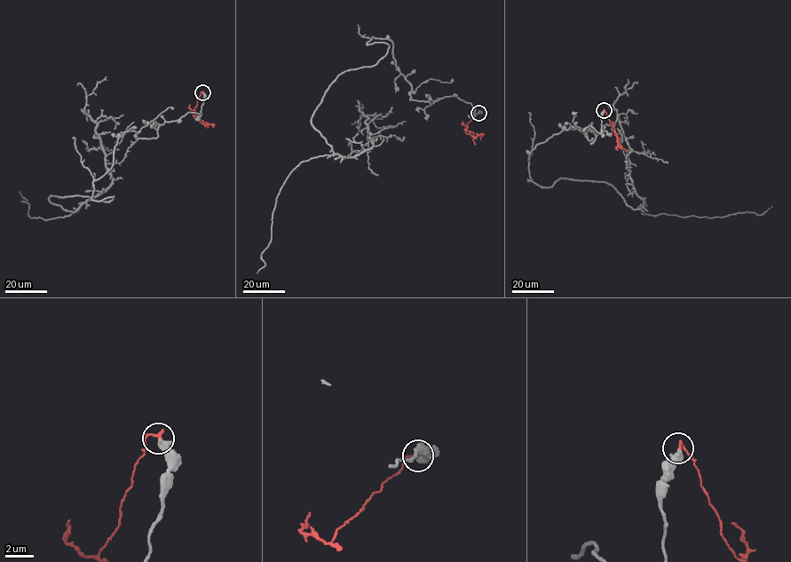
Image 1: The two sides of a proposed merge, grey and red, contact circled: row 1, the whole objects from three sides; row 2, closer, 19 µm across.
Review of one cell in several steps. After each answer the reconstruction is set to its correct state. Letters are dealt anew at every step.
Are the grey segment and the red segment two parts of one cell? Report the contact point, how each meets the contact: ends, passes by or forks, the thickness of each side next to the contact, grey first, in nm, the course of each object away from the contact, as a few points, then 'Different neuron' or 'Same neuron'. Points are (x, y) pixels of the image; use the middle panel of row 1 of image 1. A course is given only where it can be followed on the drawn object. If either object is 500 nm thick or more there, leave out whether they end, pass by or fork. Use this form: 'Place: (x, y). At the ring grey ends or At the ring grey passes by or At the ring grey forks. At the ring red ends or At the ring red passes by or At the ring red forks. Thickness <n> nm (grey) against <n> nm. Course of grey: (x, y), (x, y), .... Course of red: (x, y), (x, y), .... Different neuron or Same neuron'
Place: (478, 113). At the ring grey ends. At the ring red ends. Thickness 440 nm (grey) against 220 nm. Course of grey: (478, 113), (413, 100), (372, 37), (387, 51), (311, 122), (344, 158), (373, 145), (359, 106), (383, 118). Course of red: (478, 113), (466, 125), (465, 132), (475, 137), (480, 134), (480, 139). Same neuron

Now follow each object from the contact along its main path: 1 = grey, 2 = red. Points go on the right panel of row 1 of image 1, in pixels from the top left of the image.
1: (603, 110), (590, 144), (570, 127), (539, 143), (527, 181), (604, 182), (638, 209), (613, 105), (628, 80)
2: (603, 110), (619, 138), (620, 146), (617, 146), (621, 149)

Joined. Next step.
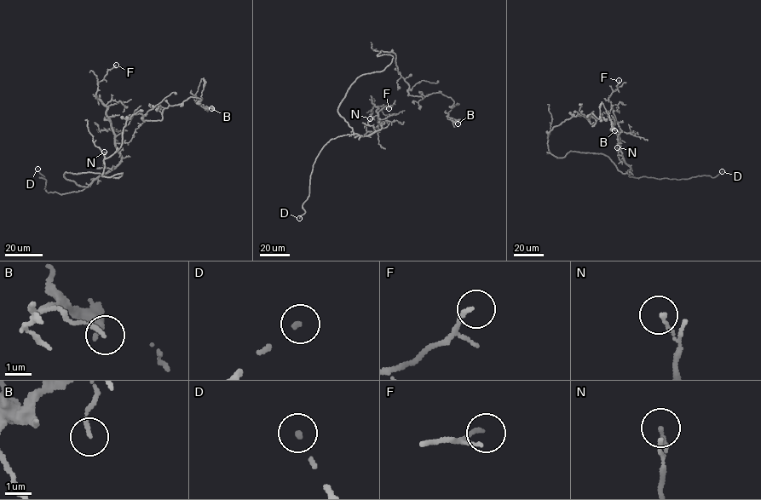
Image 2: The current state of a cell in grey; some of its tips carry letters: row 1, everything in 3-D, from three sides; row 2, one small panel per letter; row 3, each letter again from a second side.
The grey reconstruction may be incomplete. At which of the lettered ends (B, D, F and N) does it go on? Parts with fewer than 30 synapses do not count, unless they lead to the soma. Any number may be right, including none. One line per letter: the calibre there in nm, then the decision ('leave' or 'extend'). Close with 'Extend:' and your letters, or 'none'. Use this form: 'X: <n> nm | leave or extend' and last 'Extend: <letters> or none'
B: 150 nm | leave
D: 120 nm | extend
F: 150 nm | leave
N: 120 nm | leave
Extend: D

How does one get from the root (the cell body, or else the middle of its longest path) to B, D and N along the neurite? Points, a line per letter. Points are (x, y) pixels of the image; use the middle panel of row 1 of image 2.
B: (390, 63), (381, 51), (394, 54), (409, 94), (441, 92), (458, 103), (447, 118), (458, 123)
D: (390, 63), (360, 76), (348, 90), (337, 112), (354, 134), (331, 139), (321, 150), (299, 218)
N: (390, 63), (382, 71), (360, 76), (338, 108), (352, 131), (361, 136), (376, 131), (367, 123), (370, 118)

